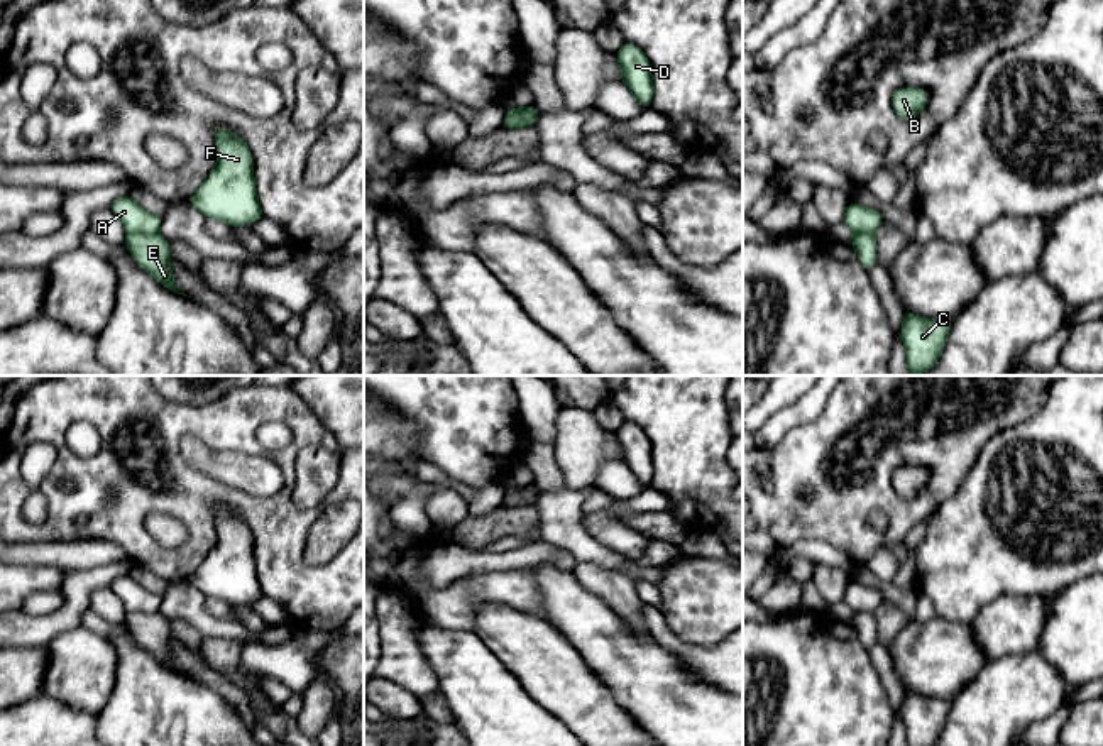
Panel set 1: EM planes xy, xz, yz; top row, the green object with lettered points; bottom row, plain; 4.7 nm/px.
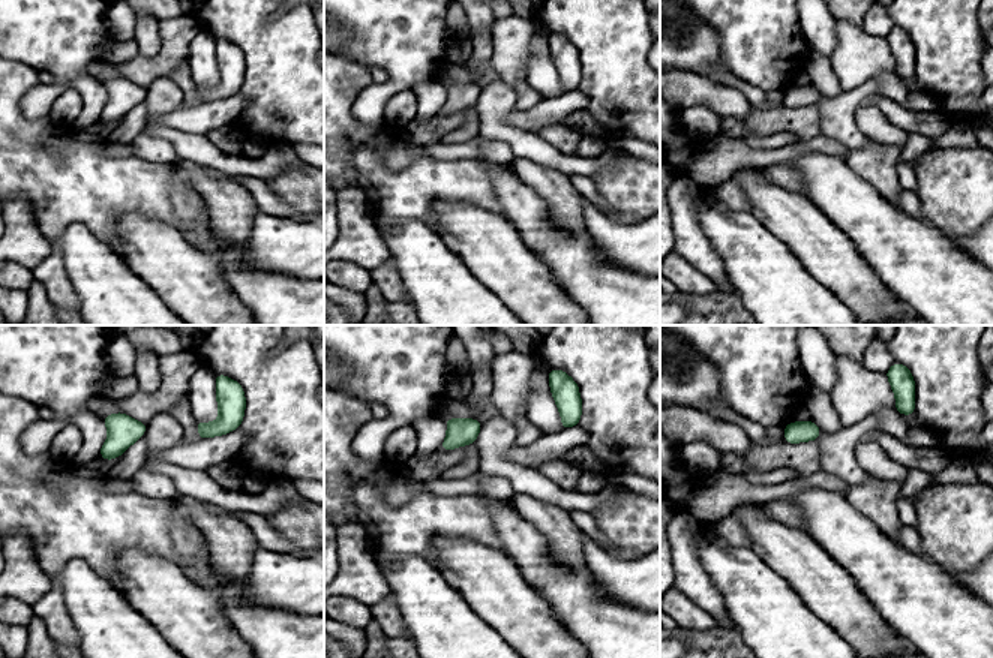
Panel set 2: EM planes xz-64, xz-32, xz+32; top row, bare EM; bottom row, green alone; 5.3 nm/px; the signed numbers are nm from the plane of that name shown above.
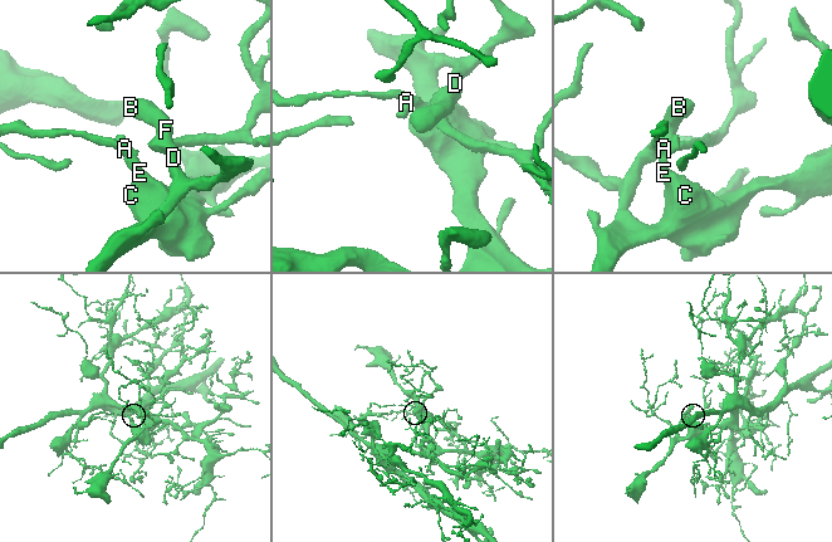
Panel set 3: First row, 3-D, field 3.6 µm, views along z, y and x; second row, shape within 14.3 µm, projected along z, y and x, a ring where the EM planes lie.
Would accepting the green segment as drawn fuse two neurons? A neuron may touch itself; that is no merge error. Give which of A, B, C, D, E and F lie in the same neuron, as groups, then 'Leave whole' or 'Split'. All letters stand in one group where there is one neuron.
Groups: A / B C D E F. Split

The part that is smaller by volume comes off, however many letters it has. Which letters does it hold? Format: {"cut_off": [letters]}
{"cut_off": ["A"]}

